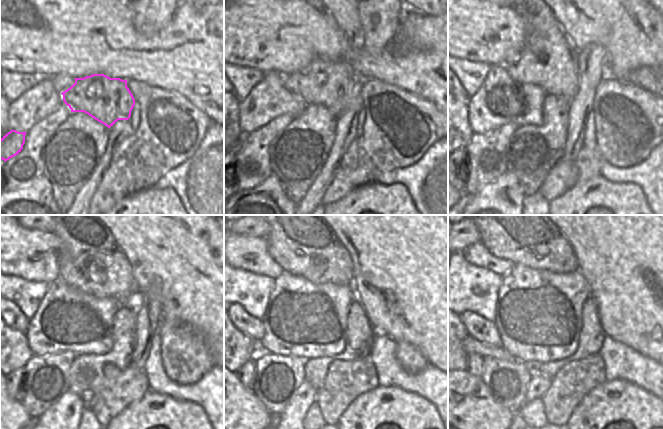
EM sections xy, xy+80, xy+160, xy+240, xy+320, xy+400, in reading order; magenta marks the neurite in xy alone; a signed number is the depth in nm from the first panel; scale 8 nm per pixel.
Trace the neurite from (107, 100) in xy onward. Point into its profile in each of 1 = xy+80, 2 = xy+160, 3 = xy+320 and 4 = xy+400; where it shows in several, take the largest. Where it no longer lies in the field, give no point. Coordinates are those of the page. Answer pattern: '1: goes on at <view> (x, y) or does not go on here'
1: goes on at xy+80 (331, 83)
2: goes on at xy+160 (547, 58)
3: goes on at xy+320 (298, 239)
4: goes on at xy+400 (524, 235)

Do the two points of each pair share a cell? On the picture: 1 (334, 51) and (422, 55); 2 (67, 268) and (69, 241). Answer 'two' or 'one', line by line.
1: one
2: one

